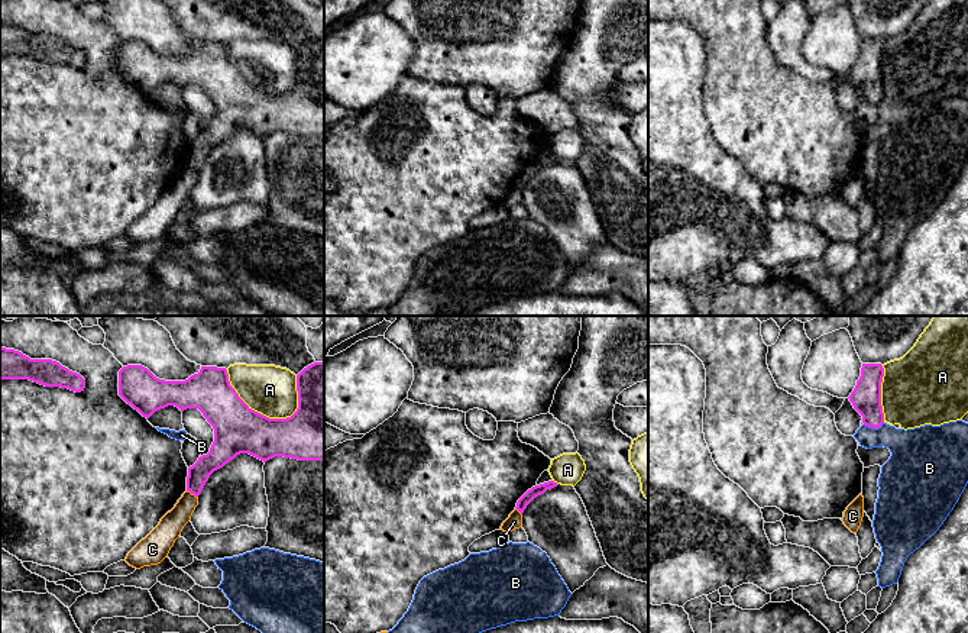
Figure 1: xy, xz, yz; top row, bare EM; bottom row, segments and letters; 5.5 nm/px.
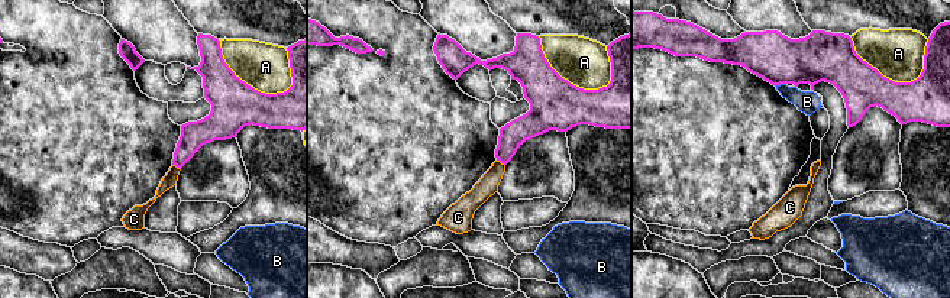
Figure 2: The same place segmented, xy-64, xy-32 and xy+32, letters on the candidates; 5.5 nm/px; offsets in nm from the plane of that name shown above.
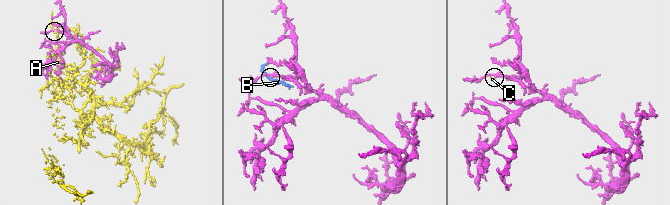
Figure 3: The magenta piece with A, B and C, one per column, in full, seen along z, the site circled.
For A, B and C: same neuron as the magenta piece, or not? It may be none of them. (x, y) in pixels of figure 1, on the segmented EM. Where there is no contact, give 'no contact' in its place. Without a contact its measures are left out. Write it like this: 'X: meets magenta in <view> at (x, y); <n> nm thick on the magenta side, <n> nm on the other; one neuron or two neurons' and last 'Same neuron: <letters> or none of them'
A: meets magenta in xy at (253, 410); 280 nm thick on the magenta side, 280 nm on the other; two neurons
B: meets magenta in yz at (873, 428); 160 nm thick on the magenta side, 240 nm on the other; two neurons
C: meets magenta in xy at (193, 493); 120 nm thick on the magenta side, 140 nm on the other; one neuron
Same neuron: C

